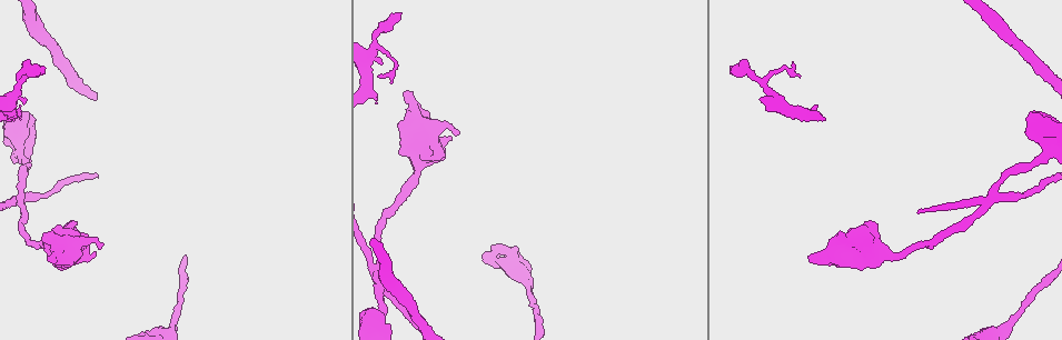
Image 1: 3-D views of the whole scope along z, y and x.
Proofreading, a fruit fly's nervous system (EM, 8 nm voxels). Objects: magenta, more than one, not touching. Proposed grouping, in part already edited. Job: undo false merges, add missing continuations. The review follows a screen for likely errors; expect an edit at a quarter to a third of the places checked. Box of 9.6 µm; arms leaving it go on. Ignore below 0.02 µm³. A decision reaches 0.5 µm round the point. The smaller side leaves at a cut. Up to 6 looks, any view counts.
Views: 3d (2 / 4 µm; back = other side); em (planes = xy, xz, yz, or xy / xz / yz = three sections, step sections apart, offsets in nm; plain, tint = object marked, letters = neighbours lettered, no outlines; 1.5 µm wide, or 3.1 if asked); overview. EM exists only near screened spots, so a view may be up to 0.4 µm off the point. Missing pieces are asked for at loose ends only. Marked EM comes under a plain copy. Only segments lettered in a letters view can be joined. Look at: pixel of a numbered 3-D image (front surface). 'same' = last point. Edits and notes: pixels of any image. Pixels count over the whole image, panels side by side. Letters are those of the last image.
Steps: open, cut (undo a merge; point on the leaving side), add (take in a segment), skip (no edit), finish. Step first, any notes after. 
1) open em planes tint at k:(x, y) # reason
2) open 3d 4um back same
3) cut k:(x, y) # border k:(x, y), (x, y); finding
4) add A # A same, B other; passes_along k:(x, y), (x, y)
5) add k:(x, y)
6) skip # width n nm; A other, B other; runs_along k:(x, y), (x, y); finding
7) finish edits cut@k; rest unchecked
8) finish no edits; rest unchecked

open 3d 4um at 1:(400, 13) # branch stops here

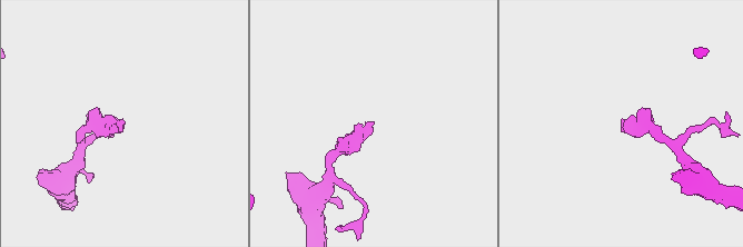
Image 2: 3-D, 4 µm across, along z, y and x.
open em planes letters at 2:(623, 121)

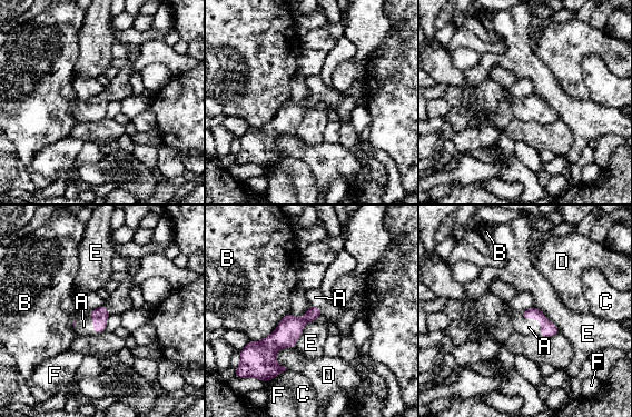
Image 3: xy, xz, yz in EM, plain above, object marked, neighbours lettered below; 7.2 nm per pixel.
add A # A same, B other, C other, D other, E other, F other; passes_along 3:(547, 329), (536, 318), (529, 327); it goes on there

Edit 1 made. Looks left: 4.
open em xy step 8 tint at 1:(18, 194) # two arms at a narrow angle

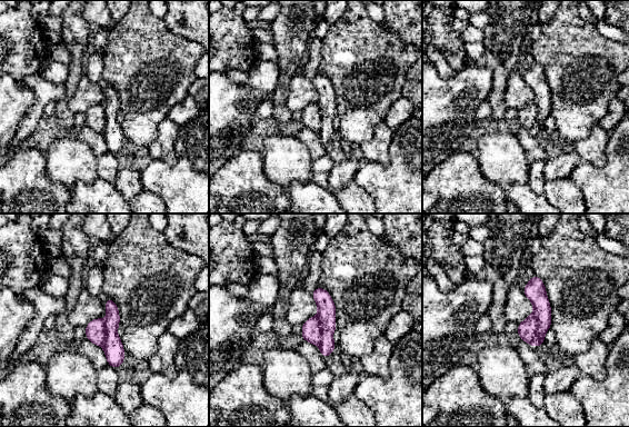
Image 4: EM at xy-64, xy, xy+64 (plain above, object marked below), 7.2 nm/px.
open em planes letters same

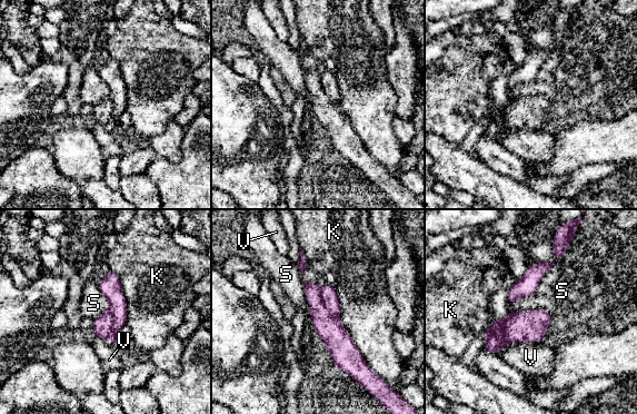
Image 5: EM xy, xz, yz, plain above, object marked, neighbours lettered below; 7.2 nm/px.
cut 5:(329, 327) # K other, S other, V other; border 5:(319, 289), (325, 307), (338, 316); two neurons meet here

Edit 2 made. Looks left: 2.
finish edits add@3, cut@5; rest unchecked

